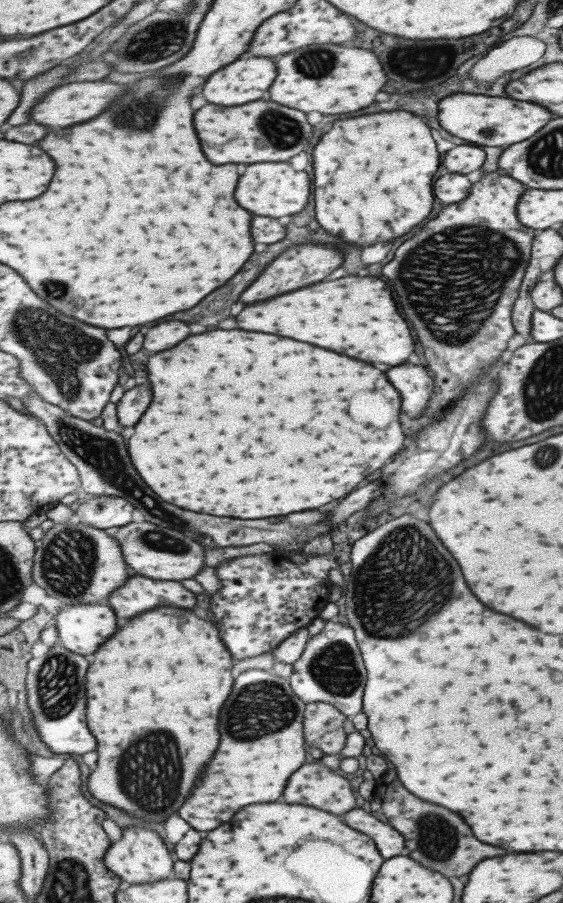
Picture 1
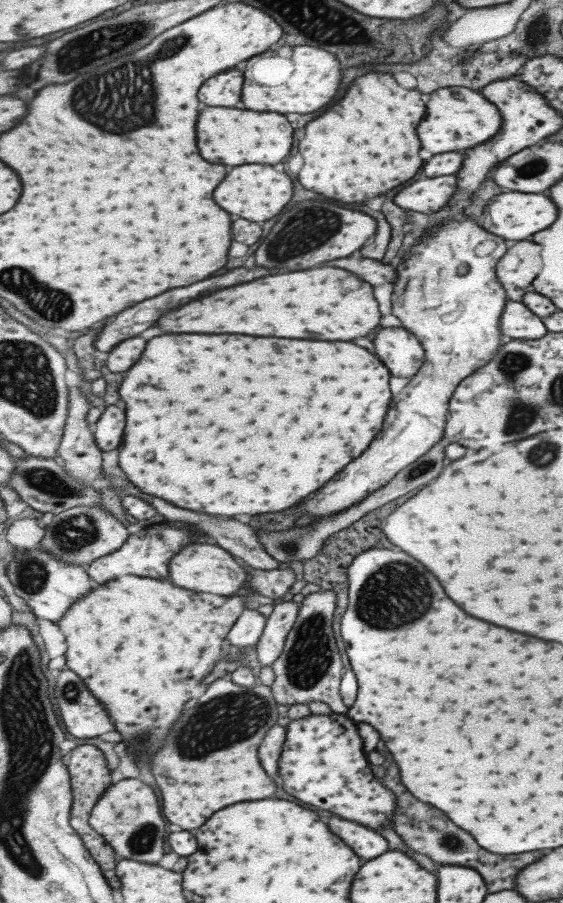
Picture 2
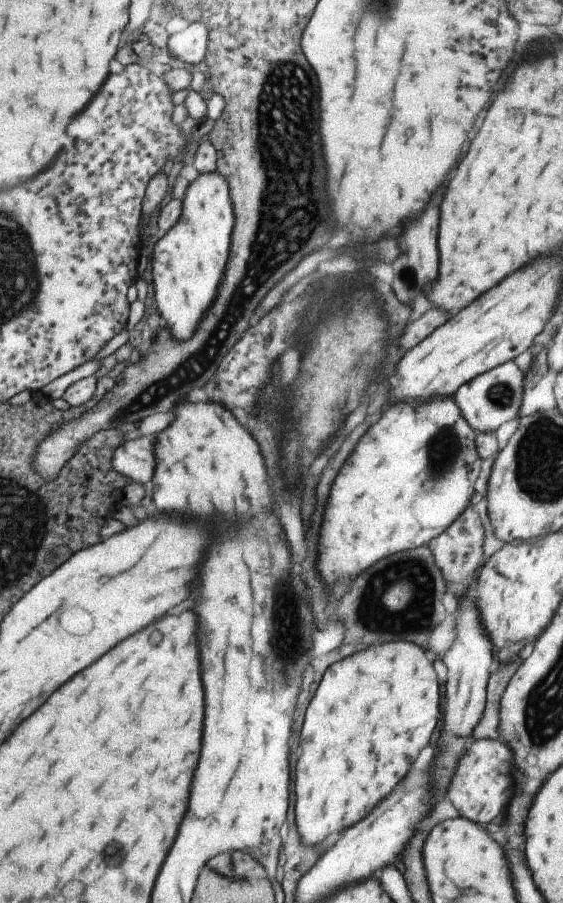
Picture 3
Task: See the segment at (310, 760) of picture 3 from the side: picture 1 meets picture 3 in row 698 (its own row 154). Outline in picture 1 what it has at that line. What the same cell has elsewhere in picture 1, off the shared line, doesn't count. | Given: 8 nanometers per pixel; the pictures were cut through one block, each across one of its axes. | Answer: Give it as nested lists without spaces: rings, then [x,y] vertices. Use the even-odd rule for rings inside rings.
[[[377,112],[359,118],[337,120],[335,126],[321,138],[313,152],[315,168],[315,204],[317,220],[331,234],[341,236],[345,242],[363,246],[377,242],[391,242],[421,224],[435,208],[433,180],[441,166],[441,154],[431,128],[413,112]]]

